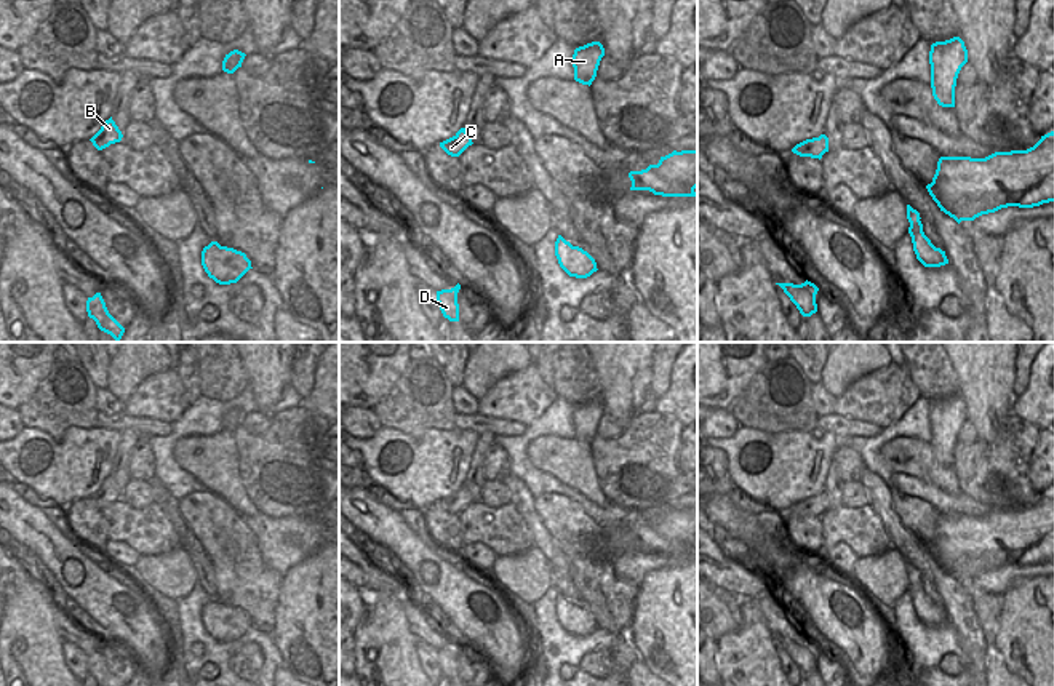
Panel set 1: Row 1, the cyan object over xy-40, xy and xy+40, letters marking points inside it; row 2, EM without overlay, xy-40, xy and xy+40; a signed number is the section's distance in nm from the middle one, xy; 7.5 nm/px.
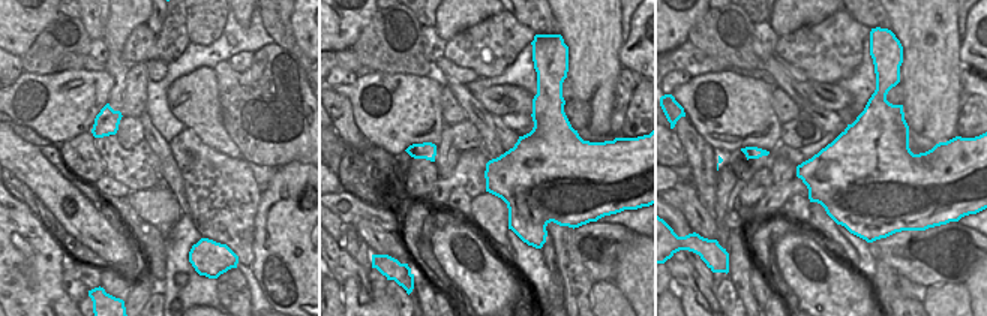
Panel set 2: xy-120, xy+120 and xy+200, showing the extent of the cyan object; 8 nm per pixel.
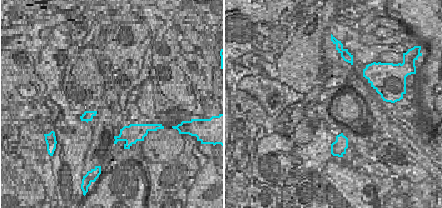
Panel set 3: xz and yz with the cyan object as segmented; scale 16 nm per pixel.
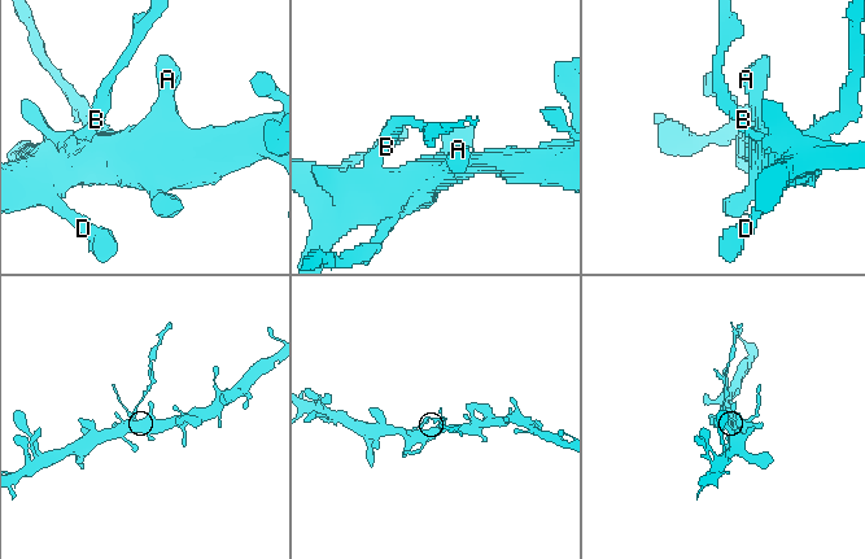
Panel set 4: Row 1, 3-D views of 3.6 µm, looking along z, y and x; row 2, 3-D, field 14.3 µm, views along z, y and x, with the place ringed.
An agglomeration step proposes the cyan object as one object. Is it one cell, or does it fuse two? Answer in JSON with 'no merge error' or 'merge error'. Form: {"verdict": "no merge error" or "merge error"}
{"verdict": "merge error"}

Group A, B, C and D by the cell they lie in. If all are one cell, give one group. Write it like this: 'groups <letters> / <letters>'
groups A C D / B

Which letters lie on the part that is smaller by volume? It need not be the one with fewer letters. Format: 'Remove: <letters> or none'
Remove: B

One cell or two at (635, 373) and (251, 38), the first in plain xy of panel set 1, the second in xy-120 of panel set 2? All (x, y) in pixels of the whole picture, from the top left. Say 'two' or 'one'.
two

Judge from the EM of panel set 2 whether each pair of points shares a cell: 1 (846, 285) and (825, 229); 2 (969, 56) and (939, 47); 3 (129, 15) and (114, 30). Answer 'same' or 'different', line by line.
1: different
2: different
3: same

